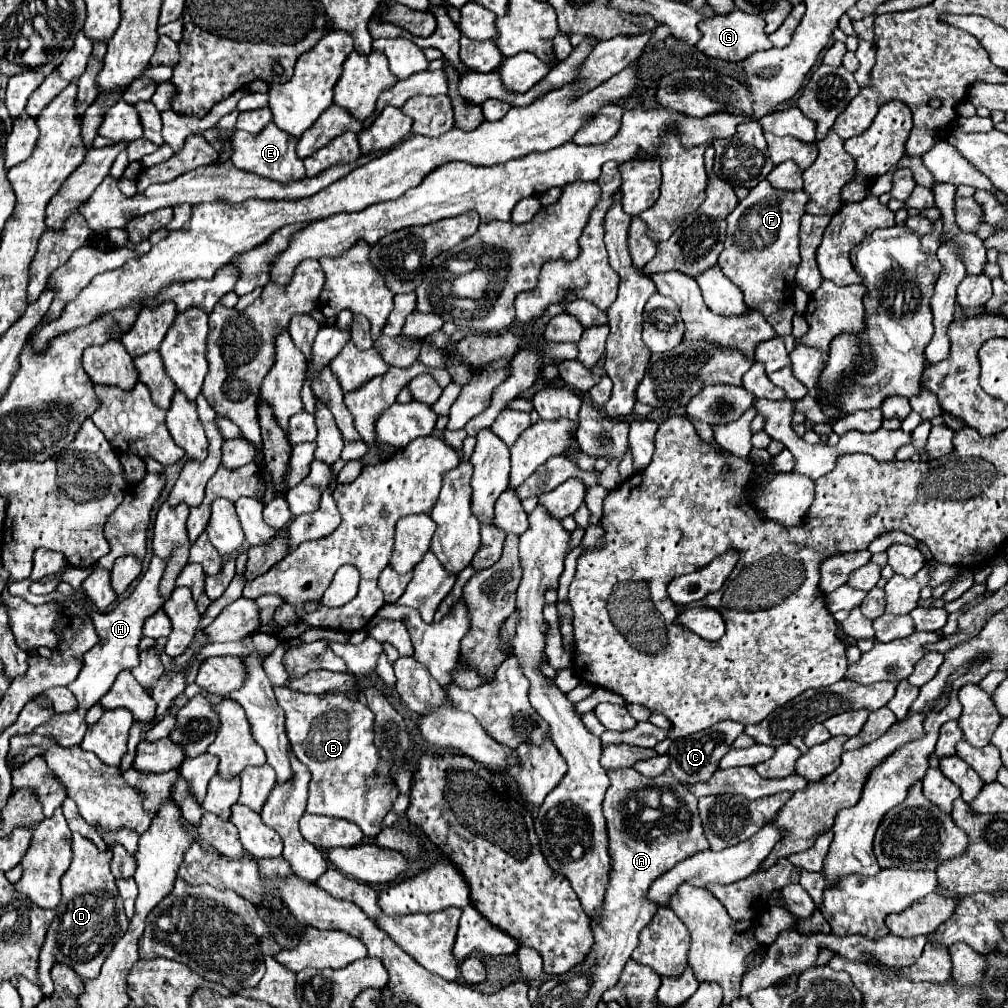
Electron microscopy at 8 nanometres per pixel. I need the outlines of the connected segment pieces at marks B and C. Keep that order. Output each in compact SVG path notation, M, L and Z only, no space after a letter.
M273 685L275 697L279 705L285 709L287 715L287 735L291 739L291 749L295 757L309 769L311 783L309 783L309 801L307 801L307 813L319 813L329 817L339 817L353 821L361 827L365 837L373 839L381 831L381 821L389 813L391 803L399 795L399 789L395 781L389 777L389 761L381 761L381 755L377 753L377 747L373 743L375 731L373 723L375 717L369 711L365 701L353 701L345 693L325 693L325 695L305 695L301 691L289 689L287 685L279 687Z
M721 721L715 723L713 727L693 733L689 737L681 737L677 741L673 741L673 745L669 747L667 755L671 759L671 773L679 779L679 781L687 781L687 783L699 783L699 781L707 781L717 769L719 769L719 761L721 757L733 747L733 741L745 731L745 727L741 723L735 721Z

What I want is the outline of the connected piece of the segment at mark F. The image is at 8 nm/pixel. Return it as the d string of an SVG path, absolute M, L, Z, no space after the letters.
M761 181L749 191L749 197L739 201L727 217L727 239L719 267L741 287L749 309L759 311L777 335L791 335L791 321L795 315L793 291L795 271L801 263L799 255L799 219L809 201L805 191L783 191Z

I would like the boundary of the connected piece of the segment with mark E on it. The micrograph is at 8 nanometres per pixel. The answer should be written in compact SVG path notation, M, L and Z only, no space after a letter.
M269 123L259 135L251 135L251 133L235 129L231 133L231 137L229 137L229 145L231 145L231 161L233 161L233 165L237 169L257 173L261 177L281 181L281 183L299 181L299 179L307 177L303 161L295 153L297 139L289 137L287 133L283 133L275 123Z

